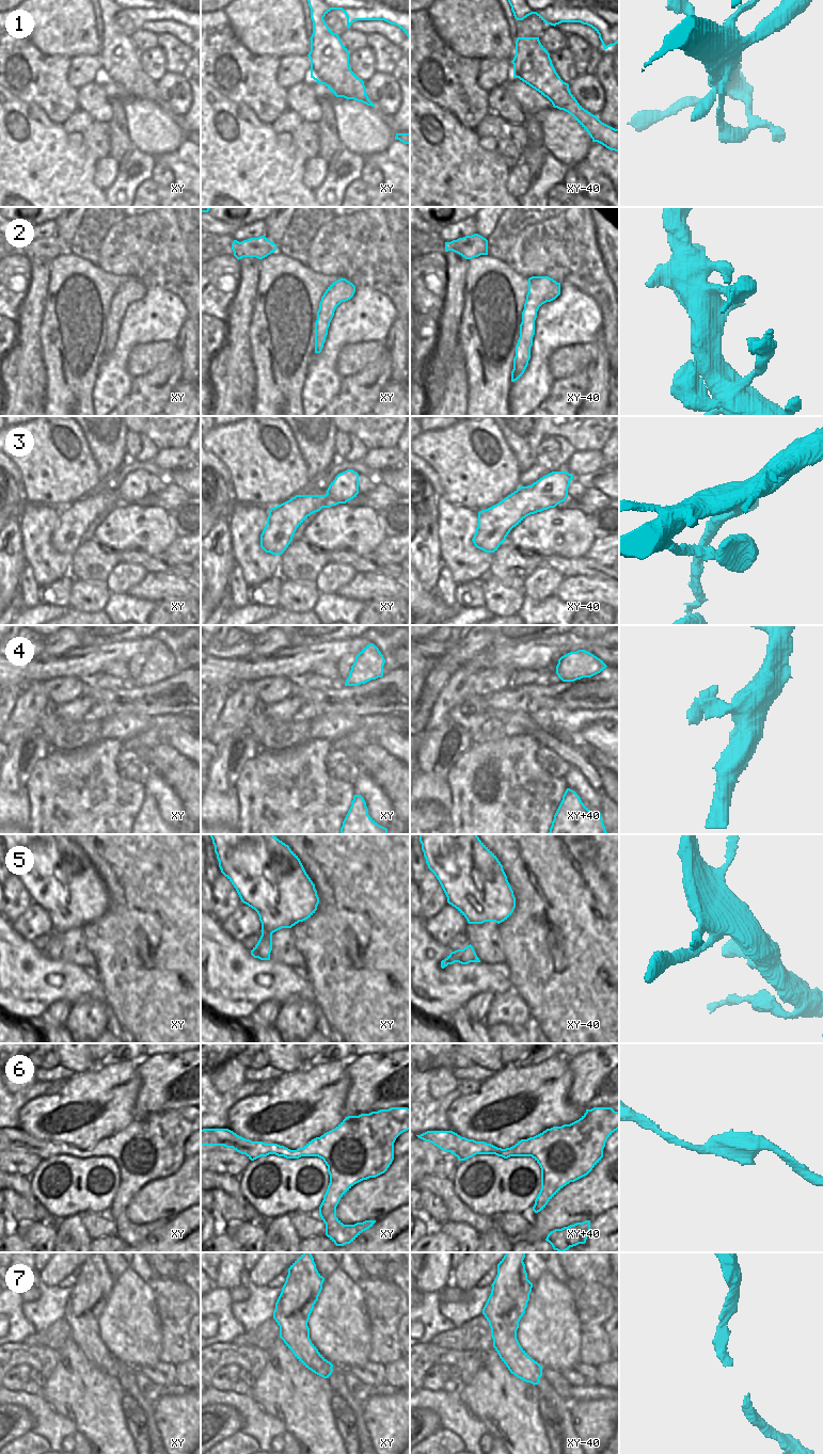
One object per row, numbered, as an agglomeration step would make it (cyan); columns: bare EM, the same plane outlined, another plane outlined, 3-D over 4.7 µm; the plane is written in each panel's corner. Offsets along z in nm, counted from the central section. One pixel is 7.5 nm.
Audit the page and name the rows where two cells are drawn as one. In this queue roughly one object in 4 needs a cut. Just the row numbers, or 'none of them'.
none of them

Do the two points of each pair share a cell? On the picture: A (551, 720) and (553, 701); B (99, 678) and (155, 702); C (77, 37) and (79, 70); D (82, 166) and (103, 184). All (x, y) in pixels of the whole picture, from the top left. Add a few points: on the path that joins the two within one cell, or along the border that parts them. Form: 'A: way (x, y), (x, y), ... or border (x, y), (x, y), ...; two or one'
A: border (578, 709), (536, 709), (531, 714); two
B: border (96, 685), (103, 689), (133, 688), (136, 686); two
C: border (97, 54), (81, 54), (75, 56), (72, 59); two
D: border (98, 160), (95, 166), (93, 182), (105, 191); two

